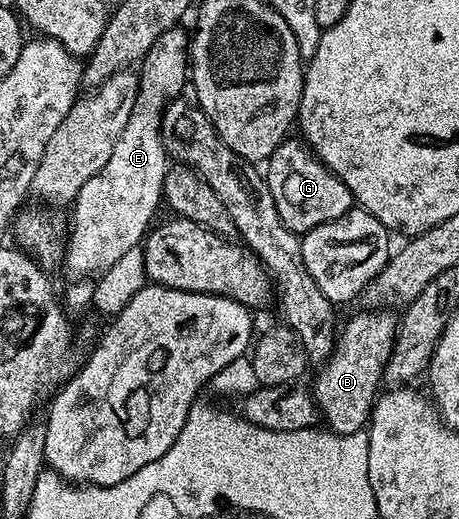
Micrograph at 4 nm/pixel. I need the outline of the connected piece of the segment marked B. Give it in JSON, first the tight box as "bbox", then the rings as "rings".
{"bbox":[313,309,397,435],"rings":[[[361,309],[360,312],[347,324],[342,324],[338,332],[335,352],[327,359],[327,362],[318,368],[319,376],[313,384],[314,400],[321,412],[321,419],[330,430],[339,435],[348,435],[364,430],[371,418],[371,409],[375,406],[376,399],[381,394],[381,386],[384,382],[383,374],[387,368],[387,362],[391,356],[391,350],[395,344],[395,332],[397,330],[397,315],[391,309]]]}

